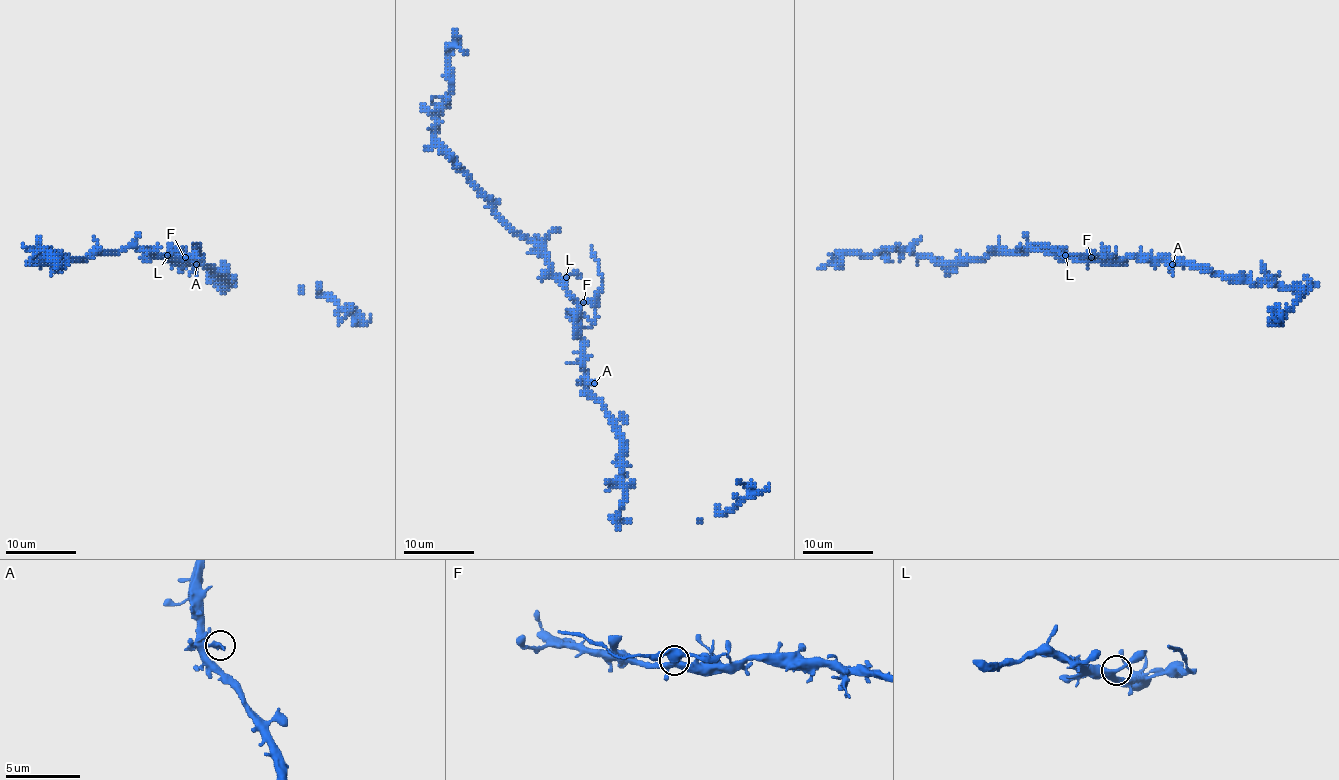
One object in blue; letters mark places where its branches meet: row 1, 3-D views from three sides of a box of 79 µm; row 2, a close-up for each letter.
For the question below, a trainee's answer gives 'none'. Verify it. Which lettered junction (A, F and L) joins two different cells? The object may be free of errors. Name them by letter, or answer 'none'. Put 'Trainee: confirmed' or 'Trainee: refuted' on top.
Trainee: refuted
F

